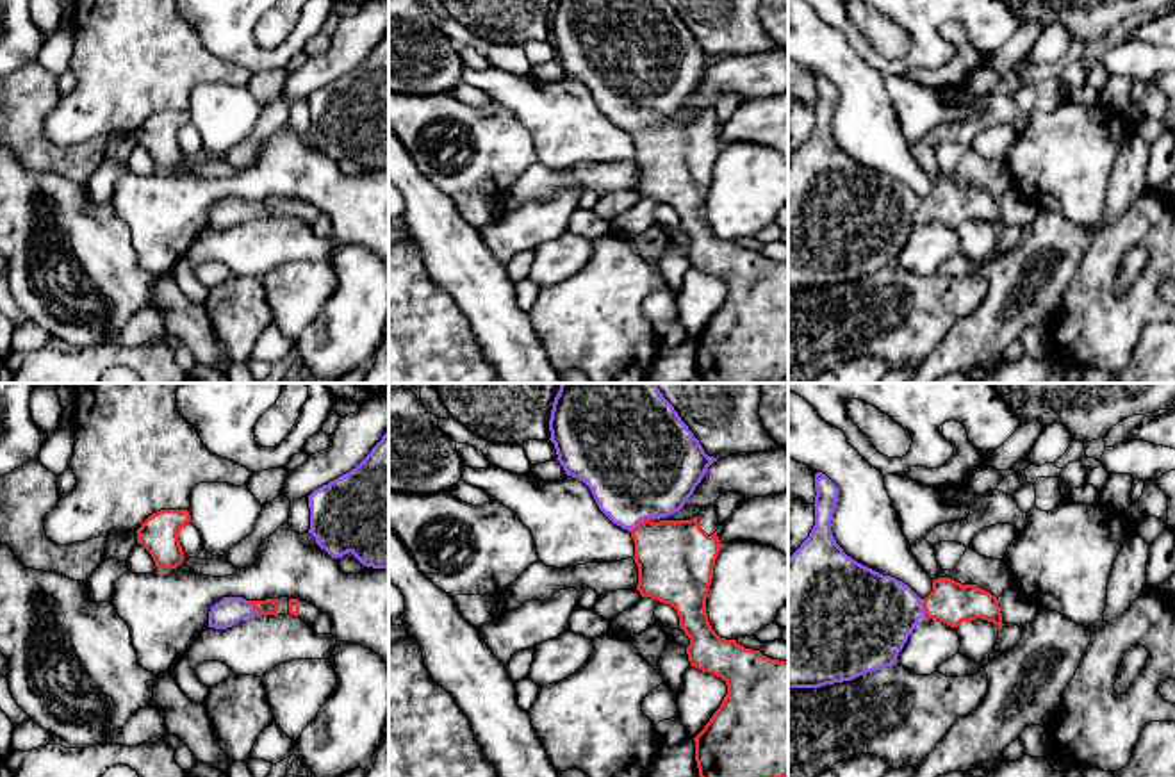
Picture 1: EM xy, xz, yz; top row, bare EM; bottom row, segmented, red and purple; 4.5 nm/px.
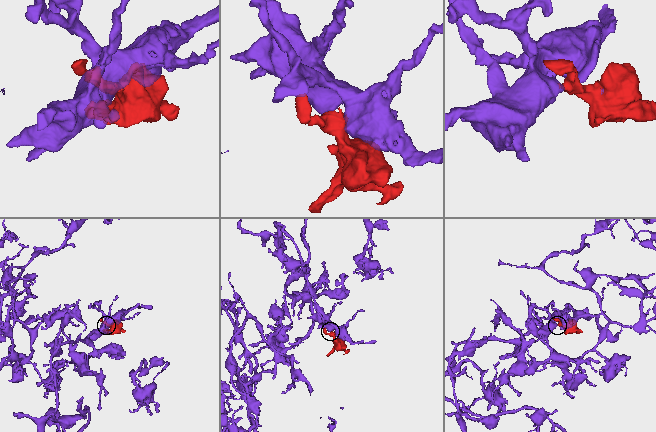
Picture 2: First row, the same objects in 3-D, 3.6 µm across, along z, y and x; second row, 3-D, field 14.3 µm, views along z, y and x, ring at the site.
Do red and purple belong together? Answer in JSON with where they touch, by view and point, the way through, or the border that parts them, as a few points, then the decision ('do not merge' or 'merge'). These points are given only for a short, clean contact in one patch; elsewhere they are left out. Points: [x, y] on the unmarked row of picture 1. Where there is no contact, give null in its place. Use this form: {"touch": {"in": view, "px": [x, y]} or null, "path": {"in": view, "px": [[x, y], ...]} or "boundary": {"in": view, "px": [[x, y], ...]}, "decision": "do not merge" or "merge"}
{"touch": {"in": "xz", "px": [639, 123]}, "path": {"in": "xz", "px": [[674, 159], [639, 123], [637, 68]]}, "decision": "merge"}

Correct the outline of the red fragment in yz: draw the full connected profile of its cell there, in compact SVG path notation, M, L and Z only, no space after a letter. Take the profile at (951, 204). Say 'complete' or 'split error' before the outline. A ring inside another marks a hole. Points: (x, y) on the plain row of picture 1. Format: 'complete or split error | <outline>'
split error | M817 73L815 93L815 127L788 159L788 289L820 289L897 266L899 253L924 217L950 228L975 219L993 223L998 230L1004 226L997 198L977 185L938 178L933 192L920 200L902 182L847 157L831 132L838 87Z

